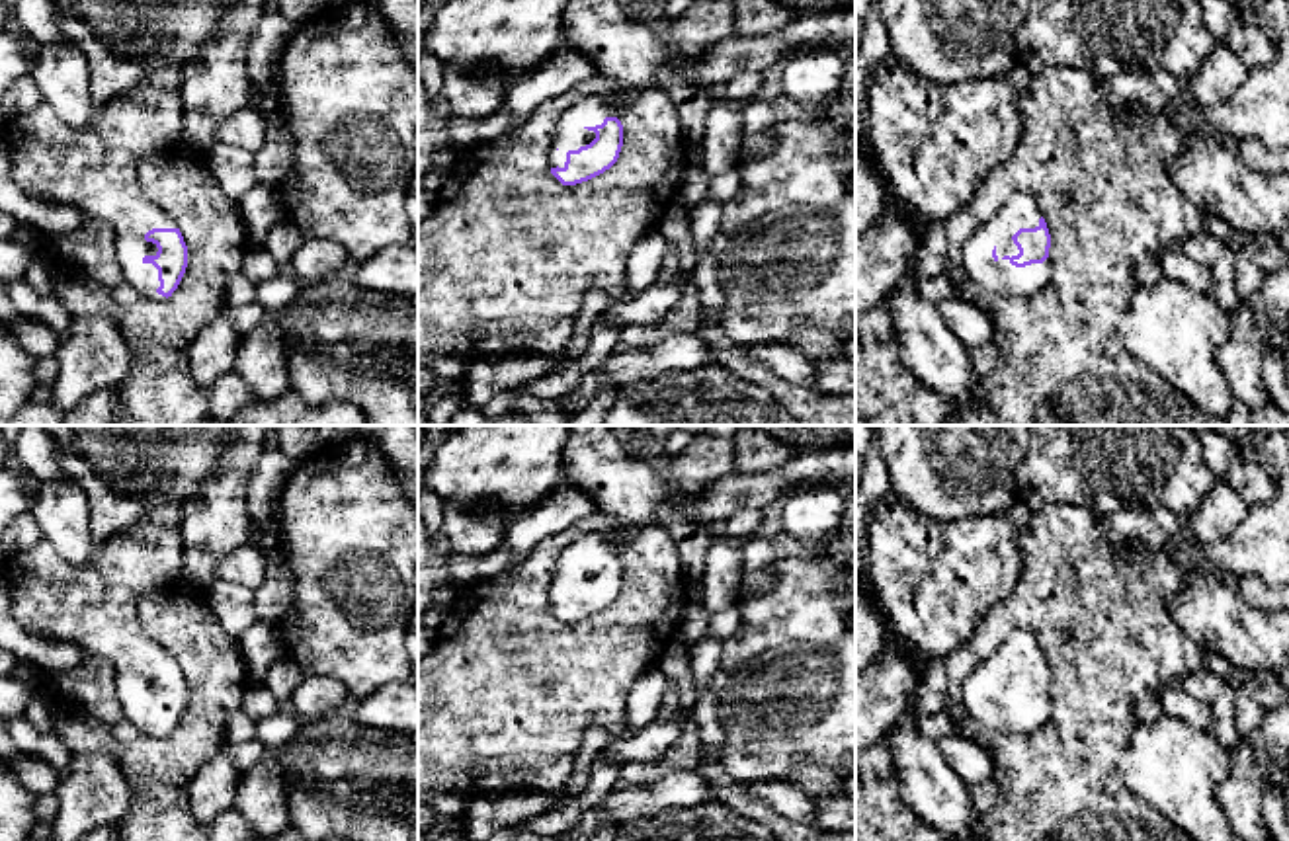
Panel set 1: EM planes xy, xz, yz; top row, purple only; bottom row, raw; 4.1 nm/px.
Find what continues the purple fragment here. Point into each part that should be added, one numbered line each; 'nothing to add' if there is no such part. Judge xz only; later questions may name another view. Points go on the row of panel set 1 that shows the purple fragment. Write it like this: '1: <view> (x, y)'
1: xz (588, 112)

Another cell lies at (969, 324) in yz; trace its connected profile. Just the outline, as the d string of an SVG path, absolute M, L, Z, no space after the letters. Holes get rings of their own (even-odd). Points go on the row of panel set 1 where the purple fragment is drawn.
M949 297L936 304L951 334L965 345L977 347L992 341L992 318L977 304Z

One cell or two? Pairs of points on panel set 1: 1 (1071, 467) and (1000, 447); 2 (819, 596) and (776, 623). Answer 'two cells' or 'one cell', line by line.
1: two cells
2: one cell

